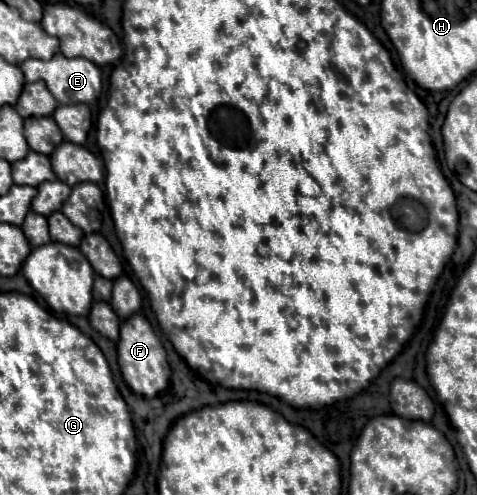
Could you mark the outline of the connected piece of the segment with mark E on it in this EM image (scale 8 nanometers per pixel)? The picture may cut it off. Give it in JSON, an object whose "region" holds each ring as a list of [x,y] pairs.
{"region":[[[56,53],[50,61],[42,61],[42,59],[26,59],[20,69],[24,71],[24,77],[28,83],[36,83],[36,81],[44,81],[48,91],[62,103],[92,103],[100,97],[102,91],[102,79],[100,79],[100,69],[82,57],[76,59],[68,59],[62,53]]]}

